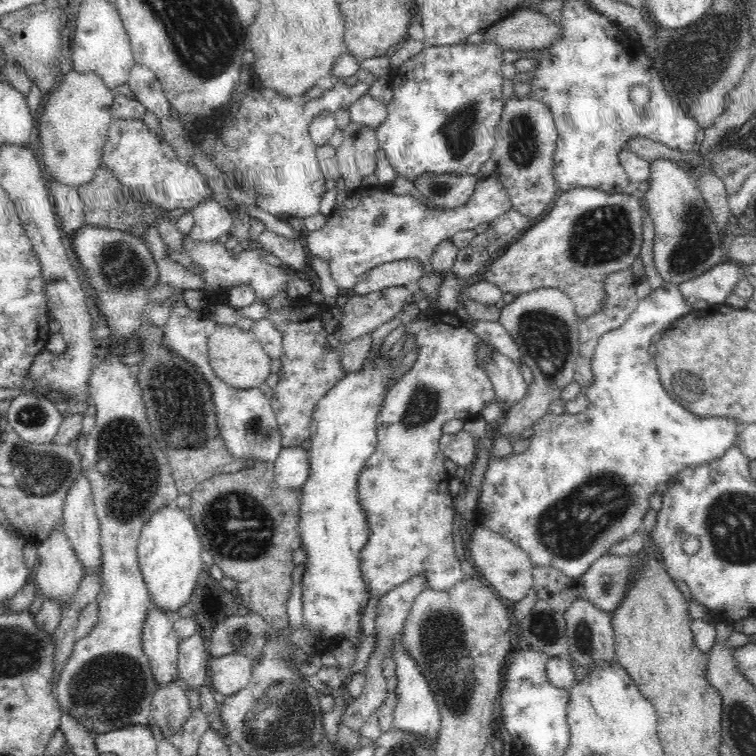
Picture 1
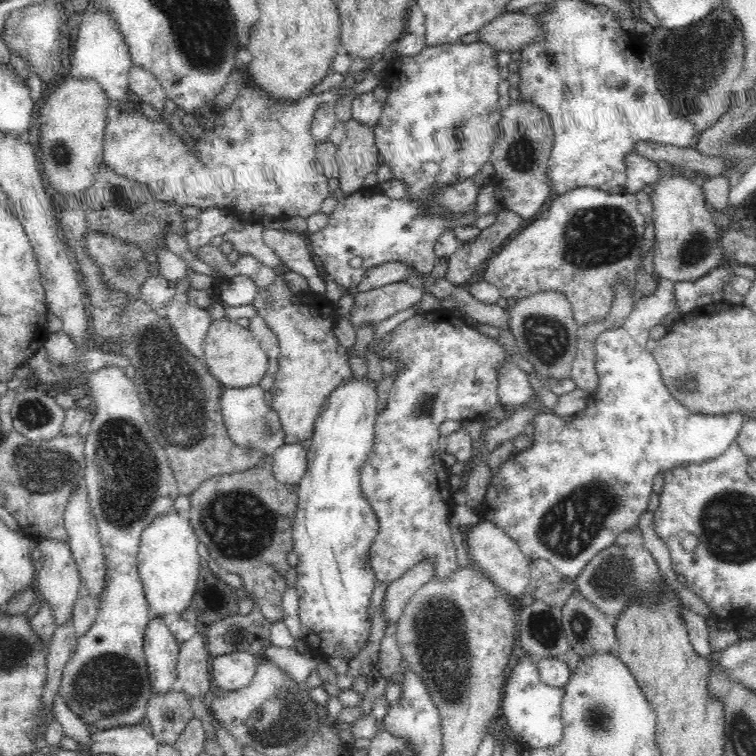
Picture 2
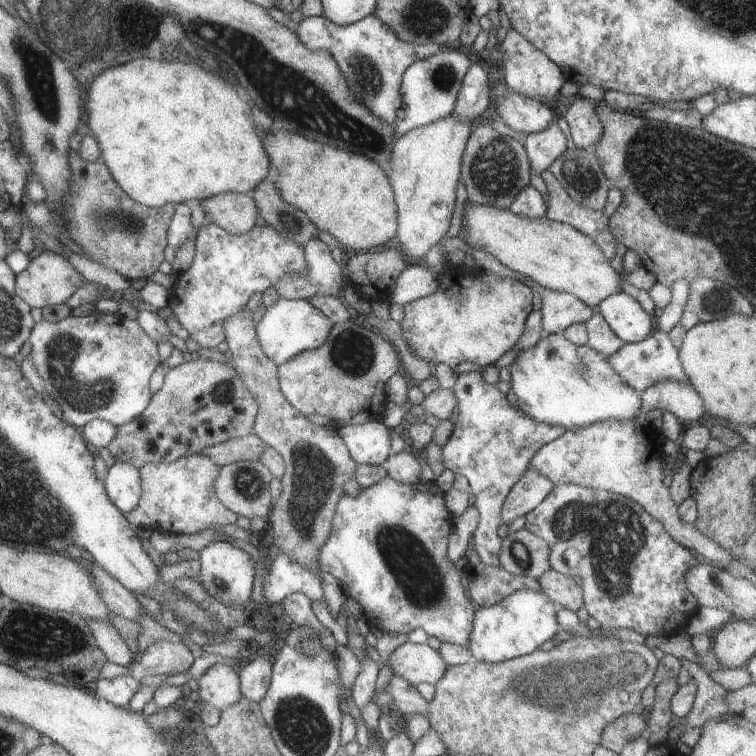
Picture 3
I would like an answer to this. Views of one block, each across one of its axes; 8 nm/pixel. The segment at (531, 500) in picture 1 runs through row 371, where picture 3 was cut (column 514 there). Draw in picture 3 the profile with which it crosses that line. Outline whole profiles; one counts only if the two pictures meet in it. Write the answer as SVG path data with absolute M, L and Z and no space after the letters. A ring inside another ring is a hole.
M519 590L505 596L501 602L489 608L479 608L473 618L473 630L469 636L469 652L473 660L499 664L513 658L527 656L537 650L537 646L545 640L551 640L553 634L561 632L557 622L557 606L549 602L549 598L535 590Z

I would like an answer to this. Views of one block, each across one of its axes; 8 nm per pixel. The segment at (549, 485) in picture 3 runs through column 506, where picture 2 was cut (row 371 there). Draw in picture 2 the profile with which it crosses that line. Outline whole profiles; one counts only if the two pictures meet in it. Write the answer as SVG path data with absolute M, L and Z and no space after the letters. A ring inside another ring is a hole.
M504 362L498 368L498 388L500 404L504 404L508 410L530 404L536 396L528 382L528 374L510 362Z

